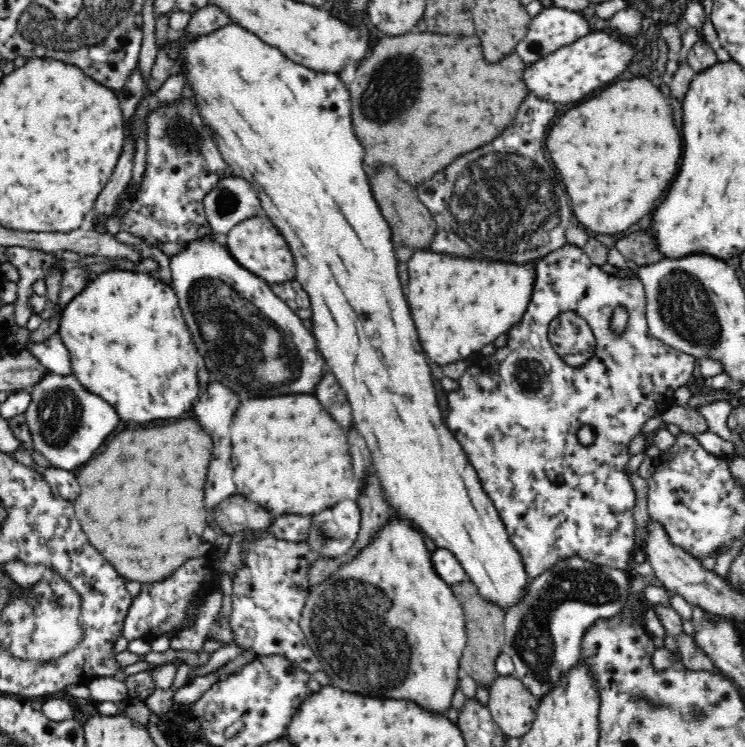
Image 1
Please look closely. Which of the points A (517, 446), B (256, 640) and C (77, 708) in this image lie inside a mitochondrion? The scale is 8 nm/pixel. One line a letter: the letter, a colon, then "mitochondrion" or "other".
A: other
B: other
C: other

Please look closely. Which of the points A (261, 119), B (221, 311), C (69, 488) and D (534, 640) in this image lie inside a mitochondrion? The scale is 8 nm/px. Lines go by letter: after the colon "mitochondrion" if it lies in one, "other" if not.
A: other
B: mitochondrion
C: other
D: mitochondrion

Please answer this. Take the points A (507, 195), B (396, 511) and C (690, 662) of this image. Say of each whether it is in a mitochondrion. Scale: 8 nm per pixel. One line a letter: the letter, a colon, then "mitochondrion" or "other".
A: mitochondrion
B: other
C: other

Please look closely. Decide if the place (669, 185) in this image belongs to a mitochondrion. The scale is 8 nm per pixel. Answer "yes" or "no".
no

